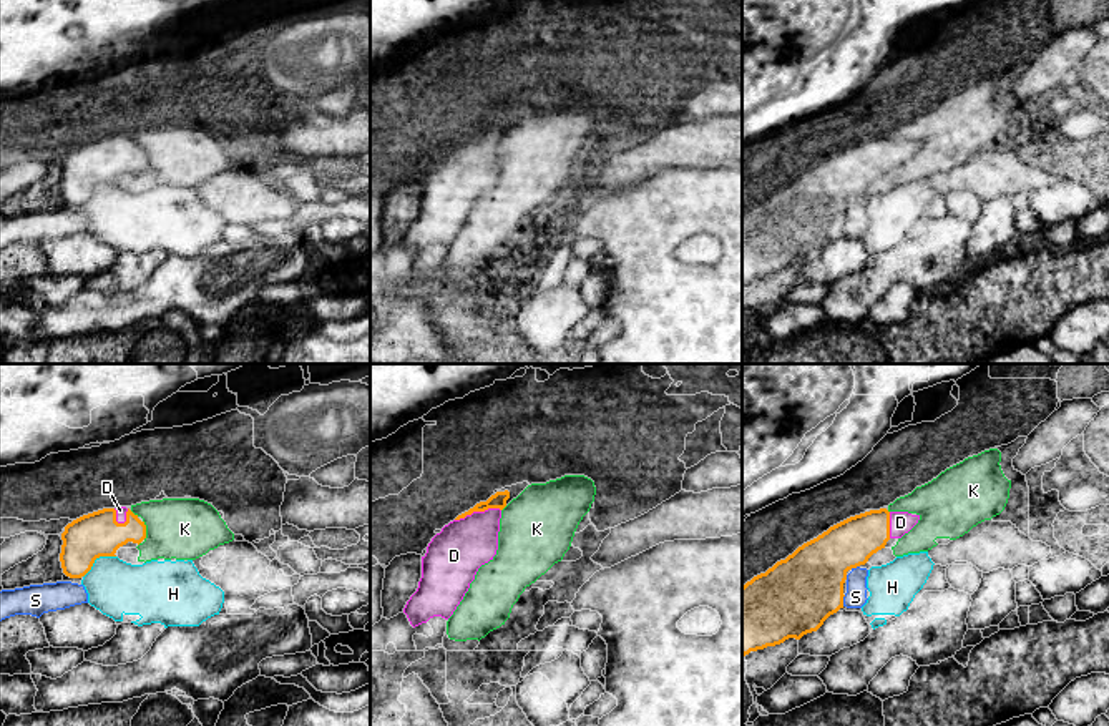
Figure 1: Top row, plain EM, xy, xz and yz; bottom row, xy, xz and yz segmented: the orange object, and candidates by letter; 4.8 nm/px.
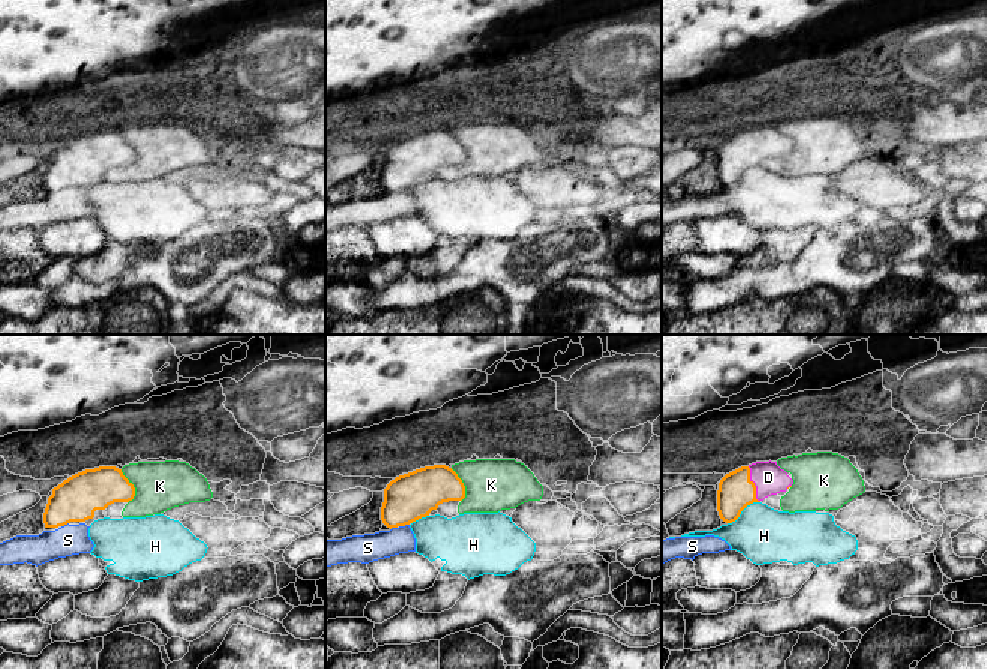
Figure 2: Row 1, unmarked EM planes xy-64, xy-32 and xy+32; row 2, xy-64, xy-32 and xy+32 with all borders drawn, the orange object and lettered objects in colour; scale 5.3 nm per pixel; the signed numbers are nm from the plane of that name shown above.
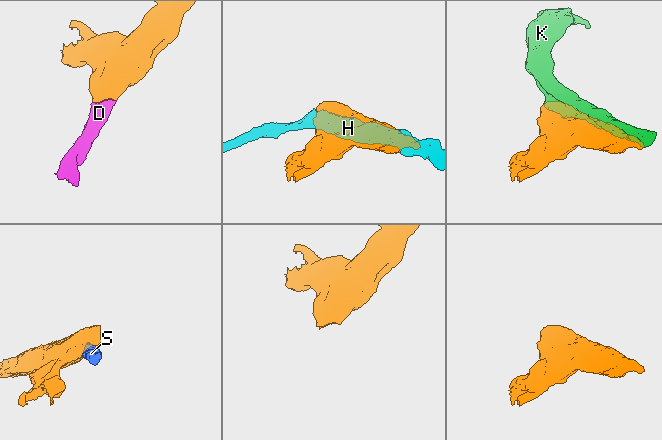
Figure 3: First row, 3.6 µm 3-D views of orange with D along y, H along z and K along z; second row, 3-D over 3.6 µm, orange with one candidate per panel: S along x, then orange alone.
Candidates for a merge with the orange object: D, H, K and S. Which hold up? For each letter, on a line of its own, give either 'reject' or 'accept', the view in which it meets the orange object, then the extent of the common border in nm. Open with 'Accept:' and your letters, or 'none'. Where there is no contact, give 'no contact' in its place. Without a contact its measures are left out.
Accept: D
D: accept; contact in xz; length 240 nm
H: reject; contact in xy; length 190 nm
K: reject; contact in xy; length 100 nm
S: reject; contact in yz; length 60 nm

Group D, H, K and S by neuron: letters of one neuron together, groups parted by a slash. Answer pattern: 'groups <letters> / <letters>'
groups D / H / K / S

